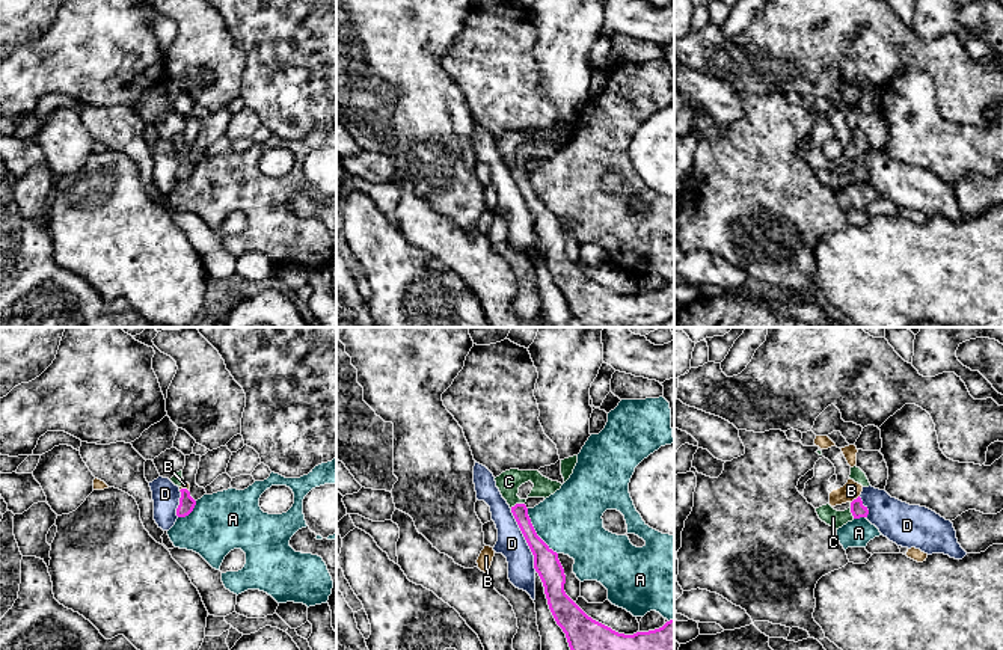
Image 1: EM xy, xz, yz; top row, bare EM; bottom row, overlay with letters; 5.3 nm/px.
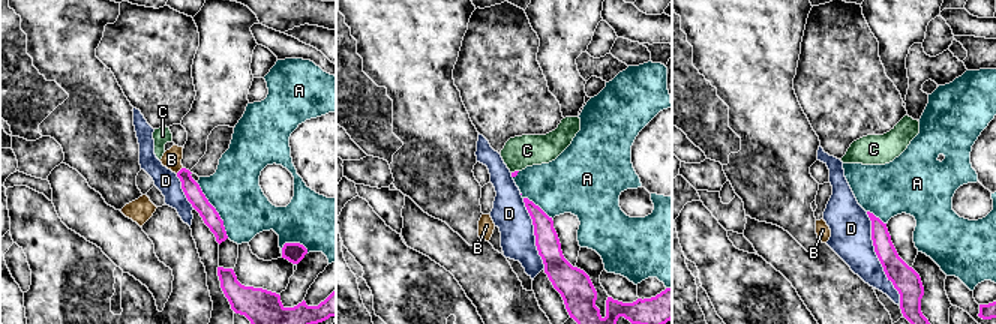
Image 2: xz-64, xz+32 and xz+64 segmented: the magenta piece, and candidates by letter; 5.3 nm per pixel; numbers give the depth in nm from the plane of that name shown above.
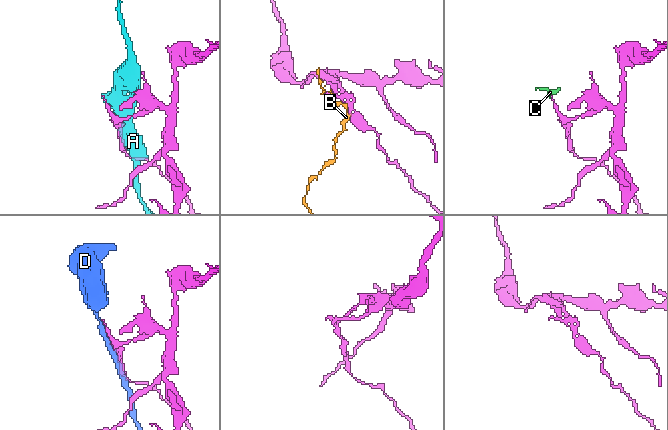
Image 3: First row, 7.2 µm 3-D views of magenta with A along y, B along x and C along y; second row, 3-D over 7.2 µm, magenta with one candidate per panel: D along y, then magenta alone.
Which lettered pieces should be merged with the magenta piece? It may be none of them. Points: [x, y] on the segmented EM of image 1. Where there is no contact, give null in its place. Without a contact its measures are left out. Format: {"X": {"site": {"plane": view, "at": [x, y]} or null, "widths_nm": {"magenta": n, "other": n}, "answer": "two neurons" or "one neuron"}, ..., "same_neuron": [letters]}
{"A": {"site": {"plane": "xz", "at": [534, 531]}, "widths_nm": {"magenta": 140, "other": 340}, "answer": "two neurons"}, "B": {"site": {"plane": "yz", "at": [854, 499]}, "widths_nm": {"magenta": 80, "other": 100}, "answer": "two neurons"}, "C": {"site": {"plane": "xz", "at": [516, 504]}, "widths_nm": {"magenta": 80, "other": 120}, "answer": "one neuron"}, "D": {"site": {"plane": "xz", "at": [525, 539]}, "widths_nm": {"magenta": 140, "other": 150}, "answer": "two neurons"}, "same_neuron": ["C"]}

